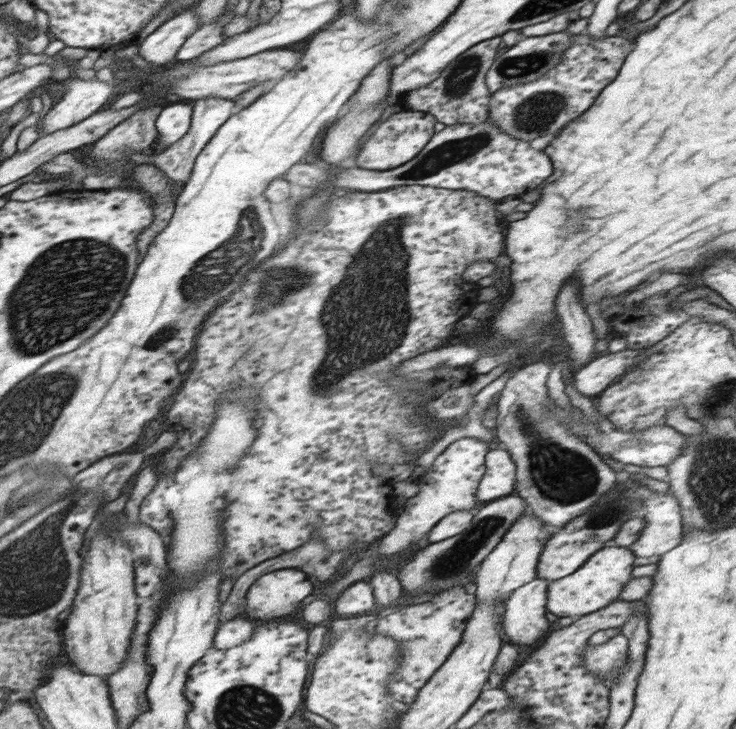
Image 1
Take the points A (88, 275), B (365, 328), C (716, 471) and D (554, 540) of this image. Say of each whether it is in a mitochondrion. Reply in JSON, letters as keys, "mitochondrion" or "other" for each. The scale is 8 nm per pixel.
{"A":"mitochondrion","B":"mitochondrion","C":"mitochondrion","D":"other"}

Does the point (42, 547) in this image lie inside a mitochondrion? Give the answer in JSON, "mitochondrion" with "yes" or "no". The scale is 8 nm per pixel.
{"mitochondrion":"yes"}

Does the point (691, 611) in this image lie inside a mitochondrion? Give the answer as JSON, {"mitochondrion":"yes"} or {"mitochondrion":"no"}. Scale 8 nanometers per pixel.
{"mitochondrion":"no"}

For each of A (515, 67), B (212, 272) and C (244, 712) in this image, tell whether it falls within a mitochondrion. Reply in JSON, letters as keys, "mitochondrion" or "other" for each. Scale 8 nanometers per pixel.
{"A":"mitochondrion","B":"mitochondrion","C":"mitochondrion"}

